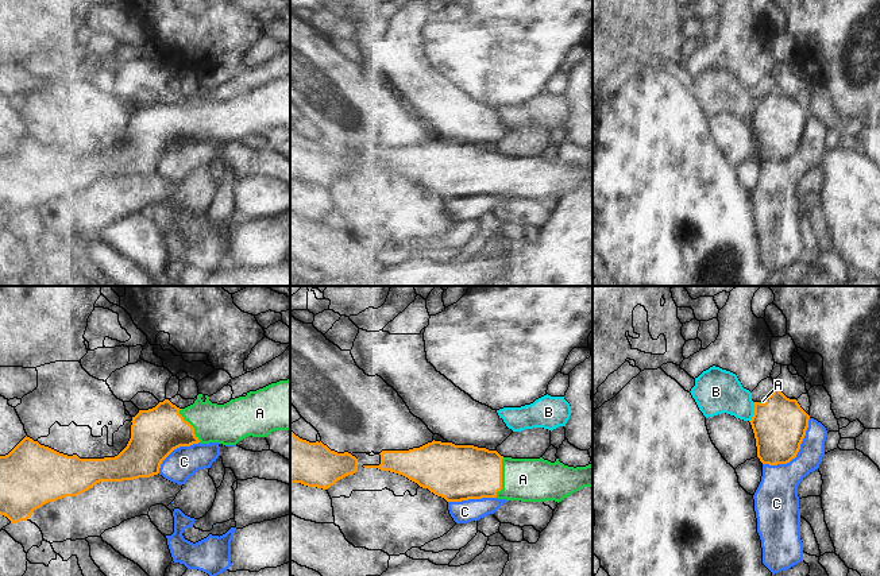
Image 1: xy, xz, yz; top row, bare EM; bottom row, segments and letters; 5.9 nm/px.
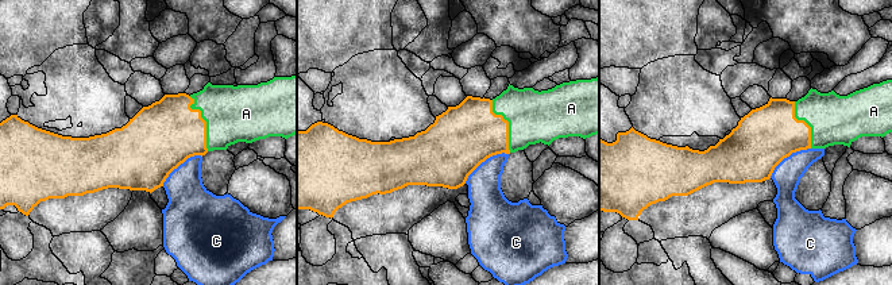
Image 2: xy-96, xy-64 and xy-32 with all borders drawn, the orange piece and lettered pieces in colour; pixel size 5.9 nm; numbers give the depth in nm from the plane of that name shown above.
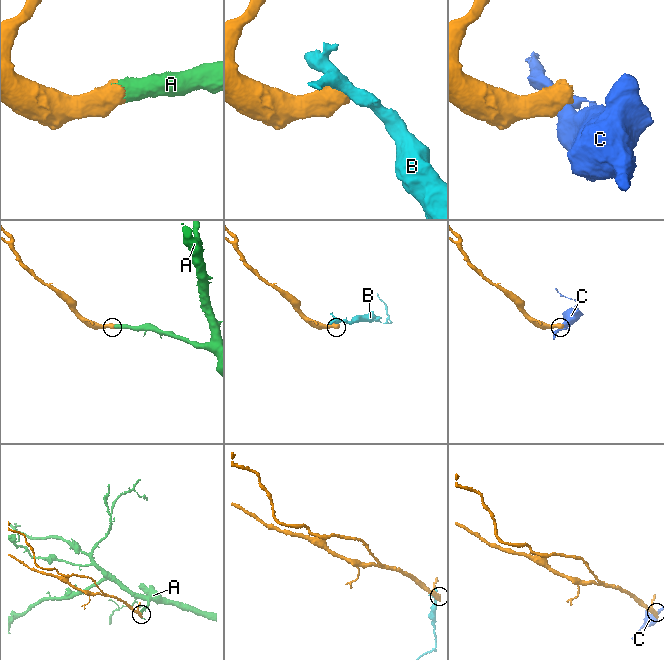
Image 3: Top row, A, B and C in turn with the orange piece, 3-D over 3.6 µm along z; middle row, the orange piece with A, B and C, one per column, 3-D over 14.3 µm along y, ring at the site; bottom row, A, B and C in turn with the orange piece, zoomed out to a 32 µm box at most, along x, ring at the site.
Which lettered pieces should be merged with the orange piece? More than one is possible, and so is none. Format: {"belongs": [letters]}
{"belongs": ["A"]}

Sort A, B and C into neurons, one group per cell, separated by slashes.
A / B / C

